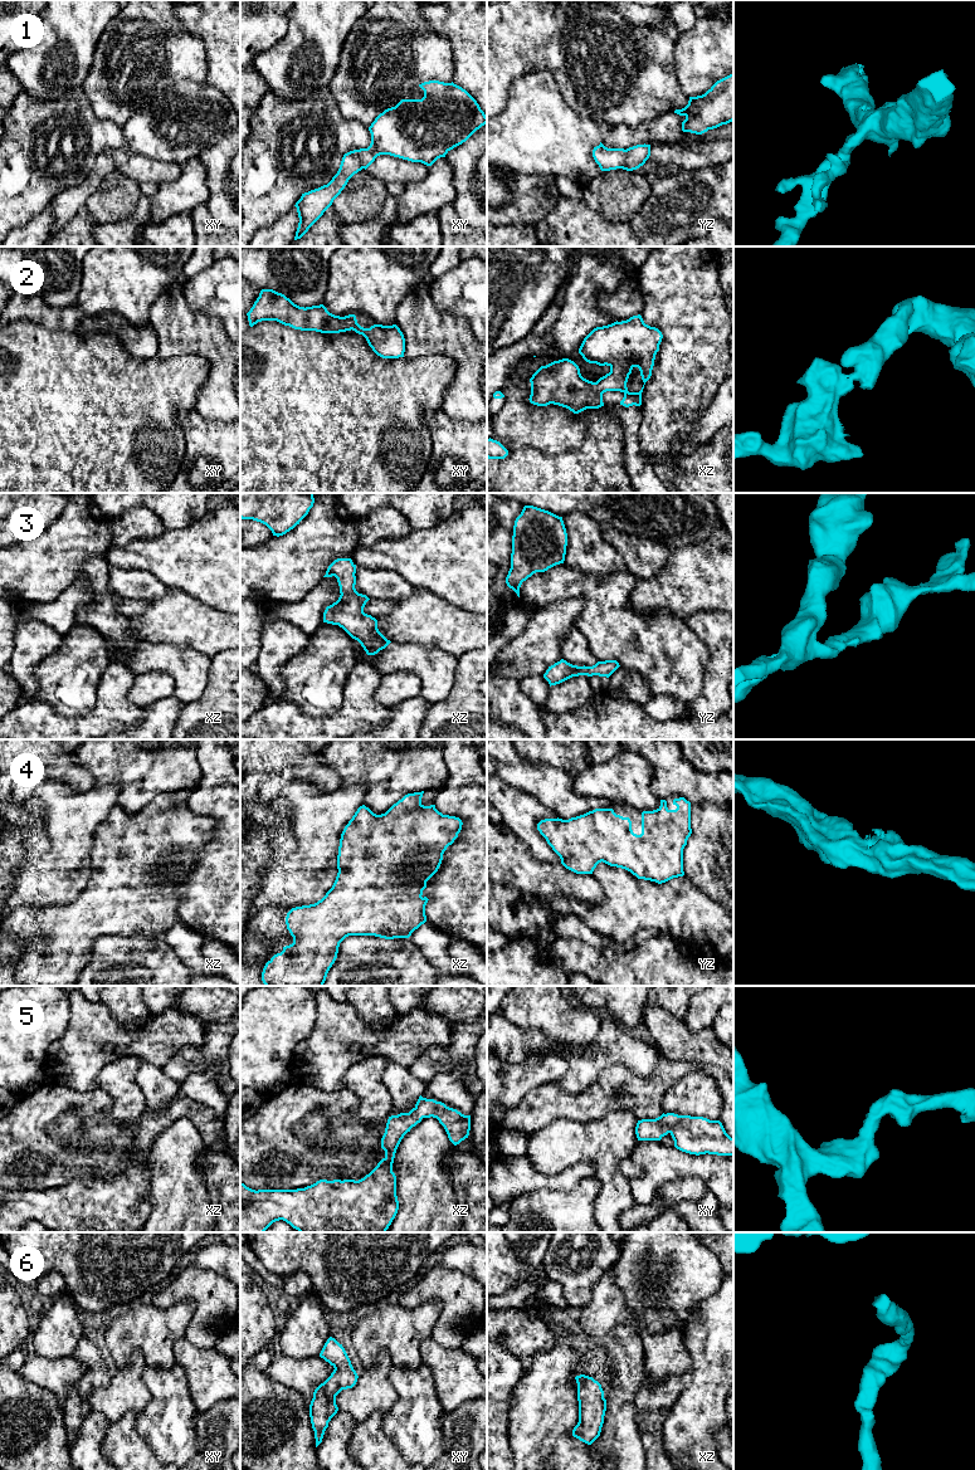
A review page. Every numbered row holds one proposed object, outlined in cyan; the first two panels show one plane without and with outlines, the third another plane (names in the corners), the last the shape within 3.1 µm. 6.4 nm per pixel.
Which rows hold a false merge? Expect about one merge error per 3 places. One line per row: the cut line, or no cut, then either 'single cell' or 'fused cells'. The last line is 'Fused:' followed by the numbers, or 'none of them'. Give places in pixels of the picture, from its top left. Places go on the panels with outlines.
1: no cut | single cell
2: no cut | single cell
3: no cut | single cell
4: no cut | single cell
5: no cut | single cell
6: no cut | single cell
Fused: none of them

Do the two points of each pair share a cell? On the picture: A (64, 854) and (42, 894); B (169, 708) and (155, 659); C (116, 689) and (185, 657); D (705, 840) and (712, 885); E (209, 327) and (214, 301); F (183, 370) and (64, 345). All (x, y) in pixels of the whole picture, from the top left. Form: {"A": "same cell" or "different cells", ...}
{"A": "same cell", "B": "different cells", "C": "different cells", "D": "same cell", "E": "different cells", "F": "same cell"}

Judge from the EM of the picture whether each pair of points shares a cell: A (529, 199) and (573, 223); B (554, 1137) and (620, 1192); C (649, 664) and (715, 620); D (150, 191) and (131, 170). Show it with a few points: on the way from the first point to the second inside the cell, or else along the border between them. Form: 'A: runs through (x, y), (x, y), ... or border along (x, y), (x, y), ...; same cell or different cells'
A: border along (560, 196), (556, 206), (535, 226); different cells
B: runs through (573, 1142), (581, 1142), (607, 1167), (609, 1173); same cell
C: border along (683, 621), (707, 648), (710, 659); different cells
D: border along (141, 182), (155, 182), (157, 185); different cells

